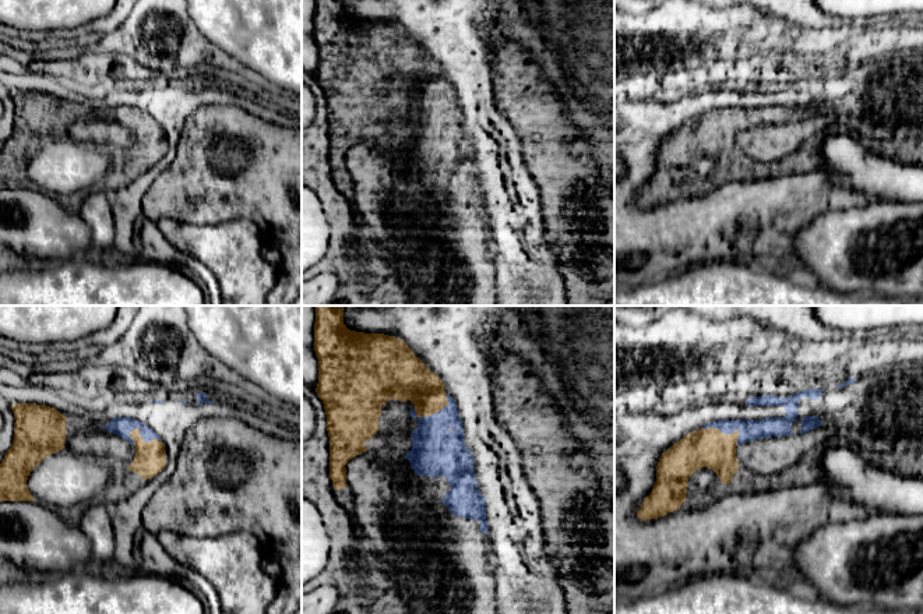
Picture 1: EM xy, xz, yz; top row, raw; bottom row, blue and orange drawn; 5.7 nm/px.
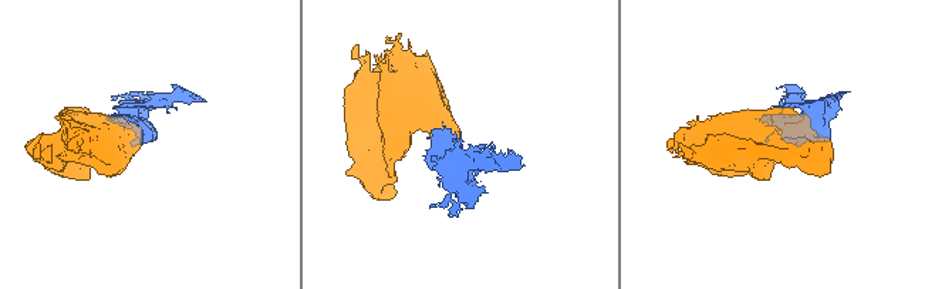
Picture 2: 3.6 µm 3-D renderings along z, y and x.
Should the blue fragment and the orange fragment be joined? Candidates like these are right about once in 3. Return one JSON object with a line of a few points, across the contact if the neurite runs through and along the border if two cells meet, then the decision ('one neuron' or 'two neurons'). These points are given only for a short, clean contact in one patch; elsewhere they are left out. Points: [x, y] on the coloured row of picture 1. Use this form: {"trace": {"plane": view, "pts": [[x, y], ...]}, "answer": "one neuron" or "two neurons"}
{"answer": "one neuron"}

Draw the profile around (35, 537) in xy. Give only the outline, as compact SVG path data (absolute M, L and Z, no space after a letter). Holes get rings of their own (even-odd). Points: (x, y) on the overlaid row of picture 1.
M38 501L0 502L0 557L45 578L95 568L87 536Z

